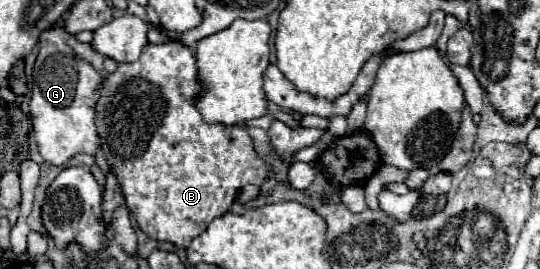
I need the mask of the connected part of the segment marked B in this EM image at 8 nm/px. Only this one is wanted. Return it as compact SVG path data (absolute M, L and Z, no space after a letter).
M165 42L165 44L147 44L139 56L137 62L131 62L131 64L119 64L117 70L107 76L107 80L103 82L101 86L101 96L95 104L95 126L97 126L97 134L101 136L101 148L107 156L107 162L111 166L111 172L115 174L119 186L121 186L121 194L125 198L125 204L129 208L129 212L135 216L139 228L155 238L155 240L165 240L165 242L173 242L175 246L179 248L187 248L189 242L203 234L207 230L207 226L229 212L229 208L233 206L237 194L241 192L241 188L245 188L247 184L253 184L253 186L261 186L271 174L273 174L273 166L267 164L255 150L255 144L253 144L253 138L249 136L249 132L243 128L243 126L225 126L225 124L209 124L203 120L201 112L195 108L195 98L197 96L203 96L205 88L203 84L199 82L199 76L197 76L197 58L195 58L195 52L181 44L181 42Z

